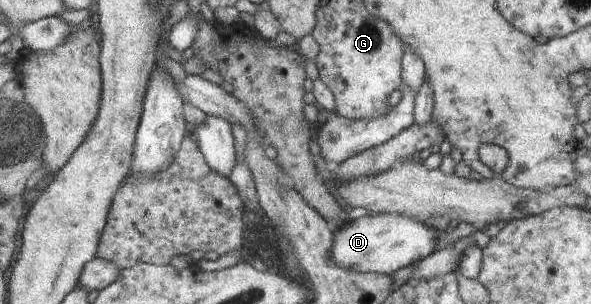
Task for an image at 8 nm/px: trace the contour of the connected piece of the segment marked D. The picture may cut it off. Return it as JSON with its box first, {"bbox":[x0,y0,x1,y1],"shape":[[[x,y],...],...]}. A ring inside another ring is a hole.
{"bbox":[331,213,439,273],"shape":[[[363,213],[359,218],[351,219],[350,222],[343,224],[335,231],[334,236],[331,255],[333,255],[335,263],[343,269],[351,269],[351,271],[359,271],[359,273],[395,273],[407,265],[413,265],[430,256],[437,251],[437,243],[439,243],[439,230],[427,227],[422,221],[399,214],[366,215]]]}

